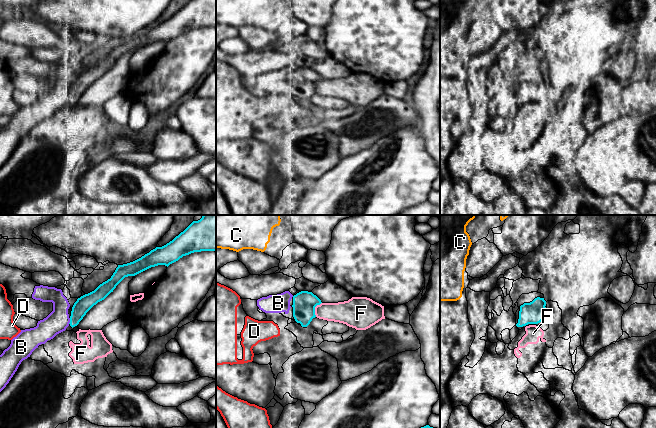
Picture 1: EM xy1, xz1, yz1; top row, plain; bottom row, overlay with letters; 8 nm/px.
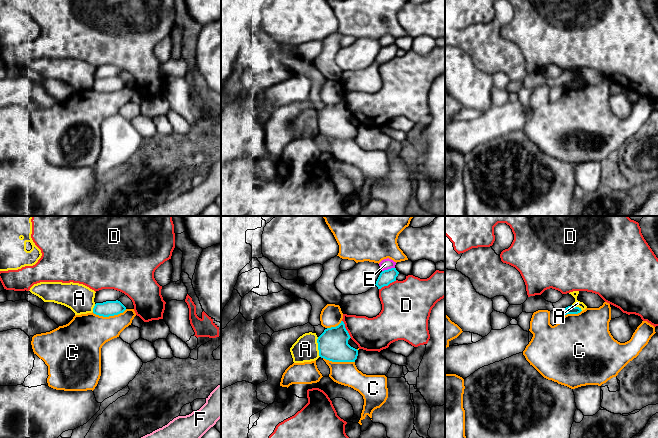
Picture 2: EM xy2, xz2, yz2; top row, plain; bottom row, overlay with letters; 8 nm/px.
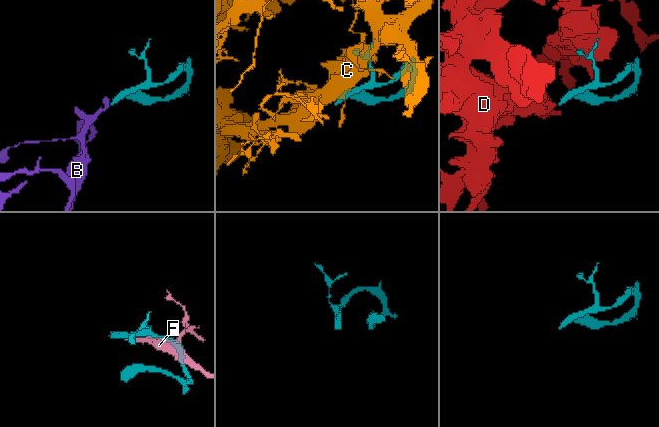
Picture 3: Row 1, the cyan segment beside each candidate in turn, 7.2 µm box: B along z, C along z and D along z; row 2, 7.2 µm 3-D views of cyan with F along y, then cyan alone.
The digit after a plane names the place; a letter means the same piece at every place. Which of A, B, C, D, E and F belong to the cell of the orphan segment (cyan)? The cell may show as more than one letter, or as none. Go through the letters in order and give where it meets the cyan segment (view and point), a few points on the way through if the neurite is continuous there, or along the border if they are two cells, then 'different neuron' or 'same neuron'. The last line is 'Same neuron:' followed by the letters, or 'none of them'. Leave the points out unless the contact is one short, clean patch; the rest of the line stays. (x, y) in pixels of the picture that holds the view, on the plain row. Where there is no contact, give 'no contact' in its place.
A: contact xz2 (318, 123); border xz2 (317, 113), (317, 125), (320, 132); different neuron
B: contact xy1 (70, 97); same neuron
C: contact xy2 (109, 91); different neuron
D: contact xz2 (387, 61); different neuron
E: contact xz2 (388, 45); different neuron
F: contact xz1 (314, 85); different neuron
Same neuron: B

